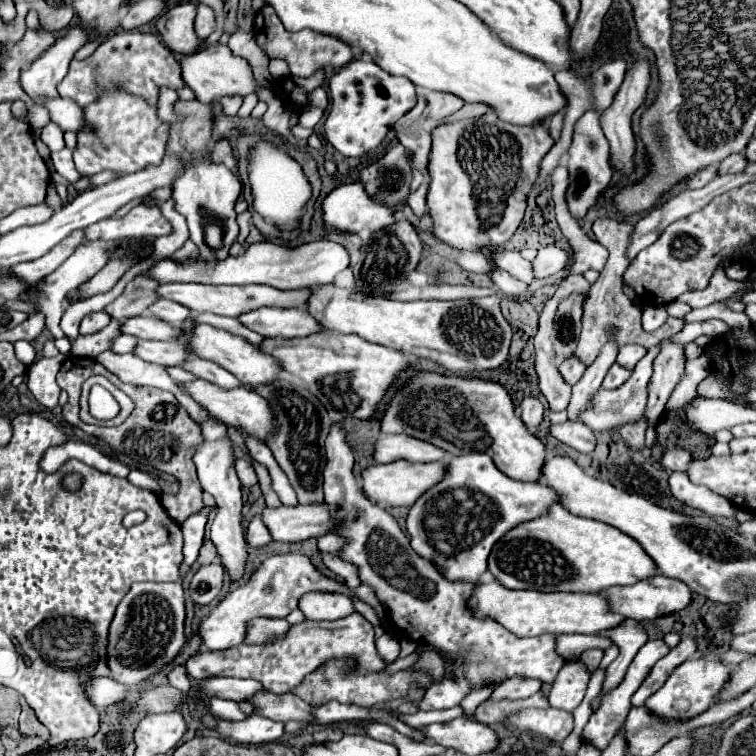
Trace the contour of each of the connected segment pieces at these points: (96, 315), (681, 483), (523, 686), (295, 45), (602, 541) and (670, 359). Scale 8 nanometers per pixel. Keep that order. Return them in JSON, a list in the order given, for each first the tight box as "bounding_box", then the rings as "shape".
[{"bounding_box":[80,312,112,336],"shape":[[[92,312],[92,314],[88,314],[88,316],[82,318],[82,322],[80,322],[80,334],[86,336],[86,334],[100,332],[102,328],[108,326],[110,320],[112,320],[112,318],[110,318],[106,312]]]},{"bounding_box":[668,472,735,517],"shape":[[[672,472],[668,482],[670,482],[672,494],[680,502],[712,516],[735,517],[734,505],[729,500],[704,488],[704,486],[692,484],[686,472]]]},{"bounding_box":[492,676,542,700],"shape":[[[512,676],[504,682],[500,682],[496,686],[496,690],[492,692],[492,700],[500,700],[500,698],[510,698],[510,700],[518,700],[518,698],[528,698],[532,694],[536,694],[542,688],[542,682],[536,678],[522,678],[522,676]]]},{"bounding_box":[254,4,352,76],"shape":[[[268,4],[260,12],[256,12],[254,34],[256,34],[256,42],[260,44],[260,48],[264,48],[268,58],[286,60],[290,66],[290,74],[294,74],[294,76],[310,76],[318,68],[324,68],[324,66],[326,68],[342,68],[352,60],[352,48],[336,36],[328,36],[328,34],[312,32],[312,30],[288,32],[284,28],[284,24],[280,22],[280,18],[276,16],[276,10]]]},{"bounding_box":[488,504,658,594],"shape":[[[554,504],[548,516],[518,524],[502,536],[490,552],[488,570],[510,590],[590,594],[600,594],[612,586],[630,586],[658,572],[652,558],[634,538],[610,524],[574,516],[560,504]]]},{"bounding_box":[644,340,684,428],"shape":[[[662,340],[662,352],[654,360],[654,374],[648,384],[648,404],[644,410],[644,418],[650,428],[658,424],[662,418],[664,406],[682,378],[684,372],[684,348],[678,344],[672,344],[668,340]]]}]

